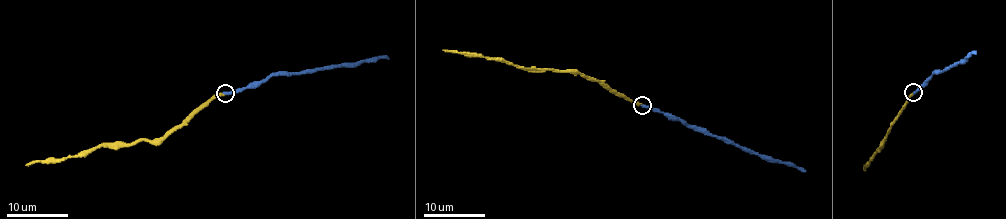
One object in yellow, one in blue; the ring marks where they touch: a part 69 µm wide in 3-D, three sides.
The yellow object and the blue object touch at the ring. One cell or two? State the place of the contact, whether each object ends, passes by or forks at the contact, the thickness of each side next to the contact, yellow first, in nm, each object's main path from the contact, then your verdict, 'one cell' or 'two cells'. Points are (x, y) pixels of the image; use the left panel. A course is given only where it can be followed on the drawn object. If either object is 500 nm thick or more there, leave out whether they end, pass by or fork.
(225, 93) | yellow ends | blue ends | 320/360 nm | yellow via (225, 94), (211, 97), (178, 126), (152, 141), (136, 139), (129, 144), (104, 144), (73, 156), (25, 165) | blue via (225, 92), (240, 91), (275, 74), (388, 58) | one cell

